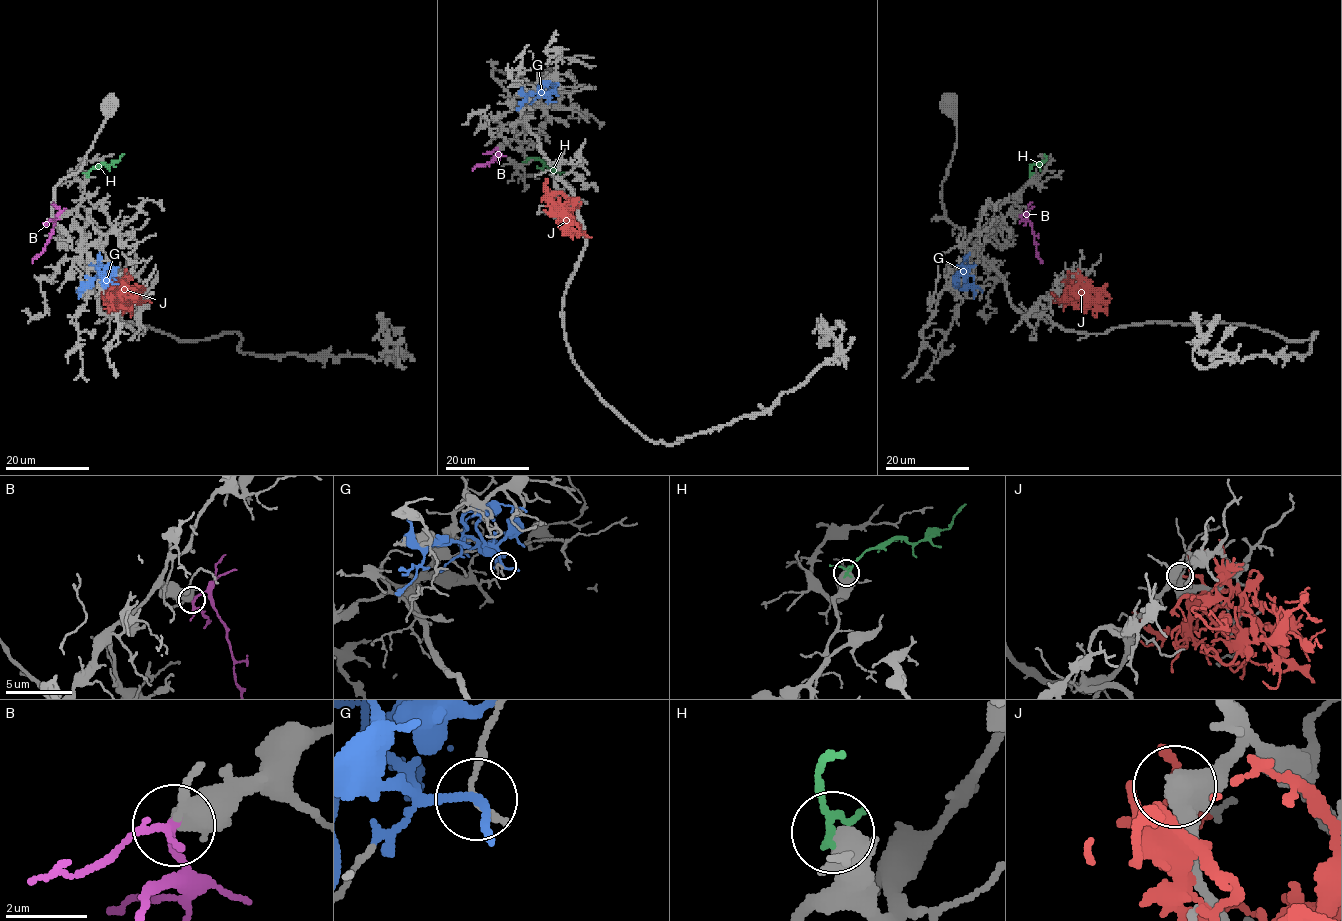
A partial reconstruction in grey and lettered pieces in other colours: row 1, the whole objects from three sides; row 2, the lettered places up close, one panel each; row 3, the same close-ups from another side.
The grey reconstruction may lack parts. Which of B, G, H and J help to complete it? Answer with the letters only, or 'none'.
B

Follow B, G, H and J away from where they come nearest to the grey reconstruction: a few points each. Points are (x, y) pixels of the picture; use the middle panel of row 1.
B: (498, 149), (494, 159), (472, 170)
G: (550, 101), (540, 91), (519, 101)
H: (527, 158), (534, 157), (559, 174), (565, 173)
J: (550, 194), (560, 212), (565, 212), (581, 232), (577, 233), (572, 226)

